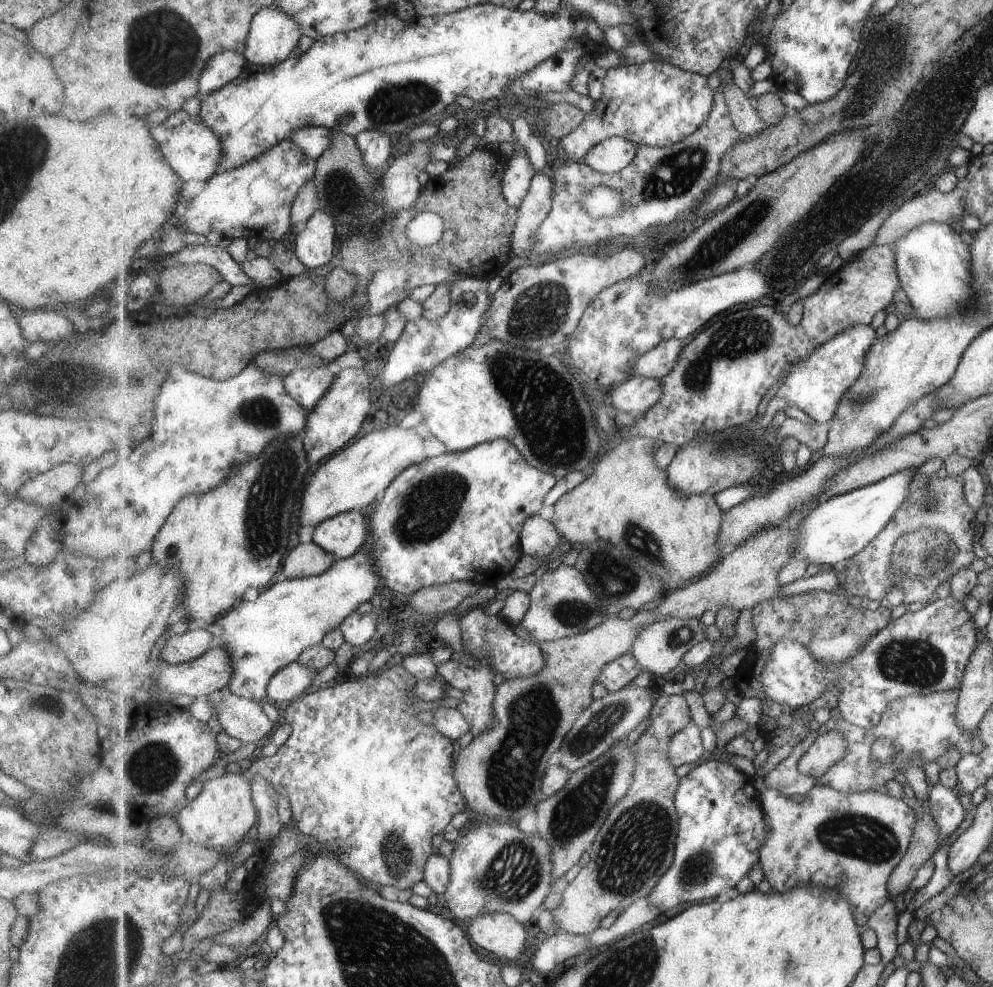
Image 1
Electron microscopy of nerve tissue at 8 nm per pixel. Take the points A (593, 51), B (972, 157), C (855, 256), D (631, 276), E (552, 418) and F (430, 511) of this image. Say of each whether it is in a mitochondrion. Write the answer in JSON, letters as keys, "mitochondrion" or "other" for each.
{"A":"other","B":"other","C":"other","D":"other","E":"mitochondrion","F":"mitochondrion"}

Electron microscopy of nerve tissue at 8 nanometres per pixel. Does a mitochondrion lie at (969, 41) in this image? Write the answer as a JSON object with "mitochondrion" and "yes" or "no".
{"mitochondrion":"no"}

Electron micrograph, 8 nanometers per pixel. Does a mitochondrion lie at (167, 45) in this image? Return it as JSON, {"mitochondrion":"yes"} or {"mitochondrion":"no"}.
{"mitochondrion":"yes"}

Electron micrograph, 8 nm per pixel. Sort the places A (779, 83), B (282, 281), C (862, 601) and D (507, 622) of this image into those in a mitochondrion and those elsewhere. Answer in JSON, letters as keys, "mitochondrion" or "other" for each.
{"A":"other","B":"other","C":"other","D":"other"}

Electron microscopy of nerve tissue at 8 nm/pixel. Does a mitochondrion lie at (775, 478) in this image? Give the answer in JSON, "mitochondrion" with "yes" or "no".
{"mitochondrion":"no"}

